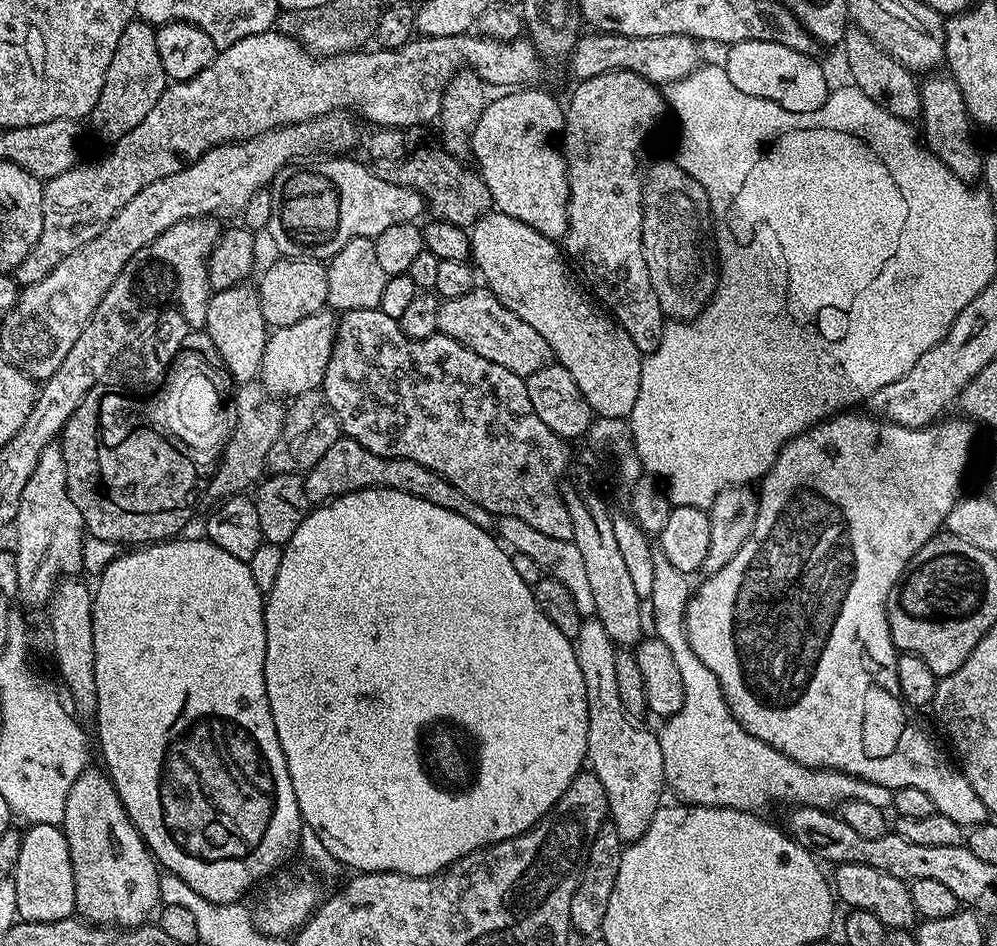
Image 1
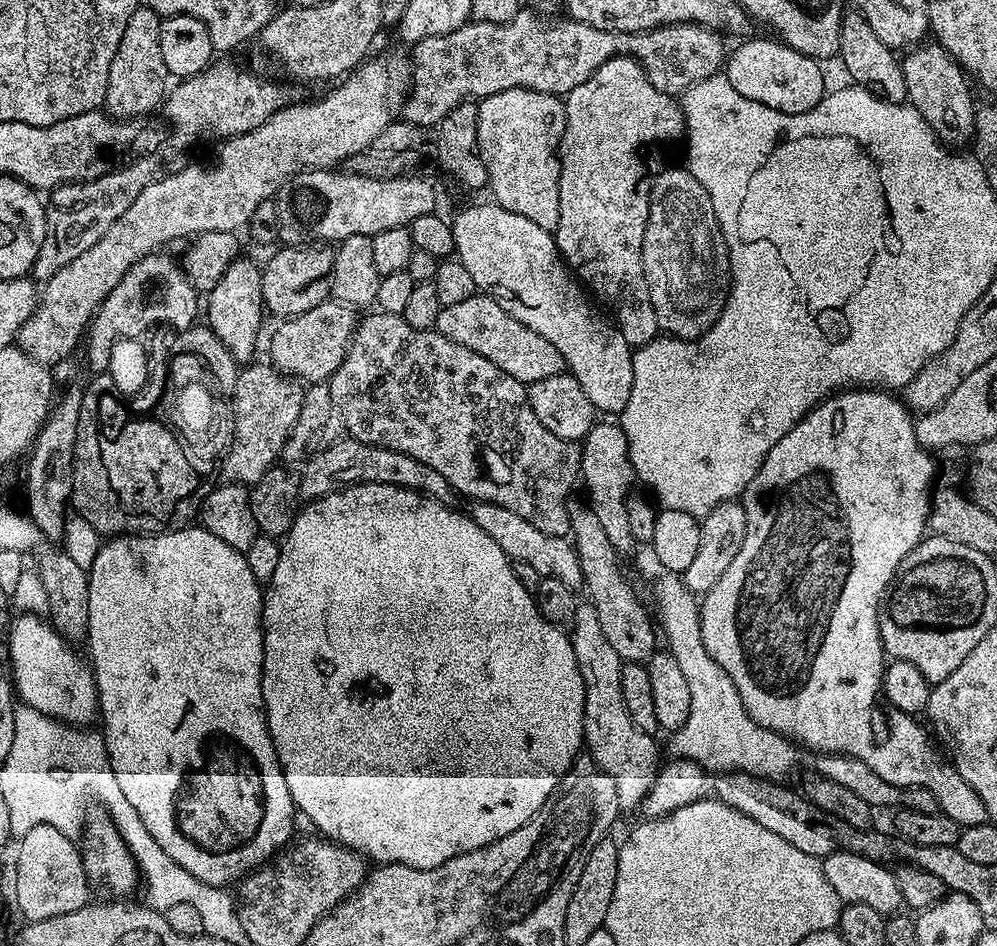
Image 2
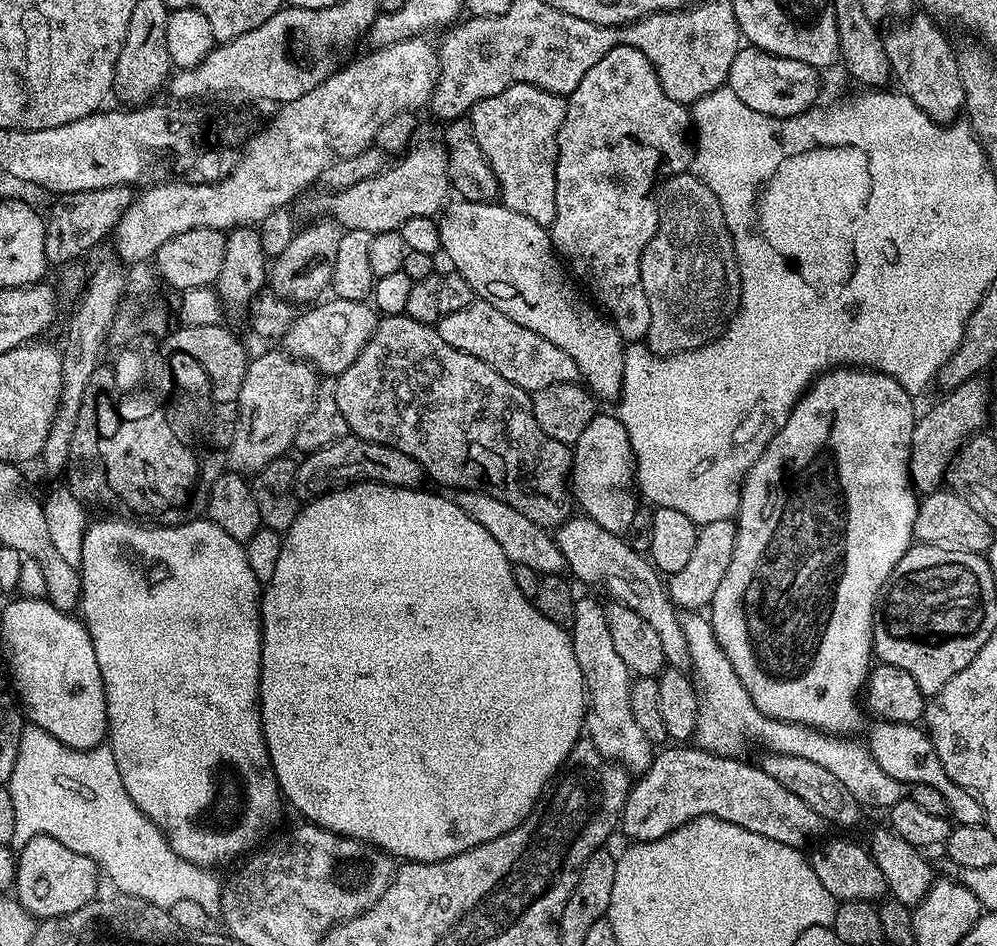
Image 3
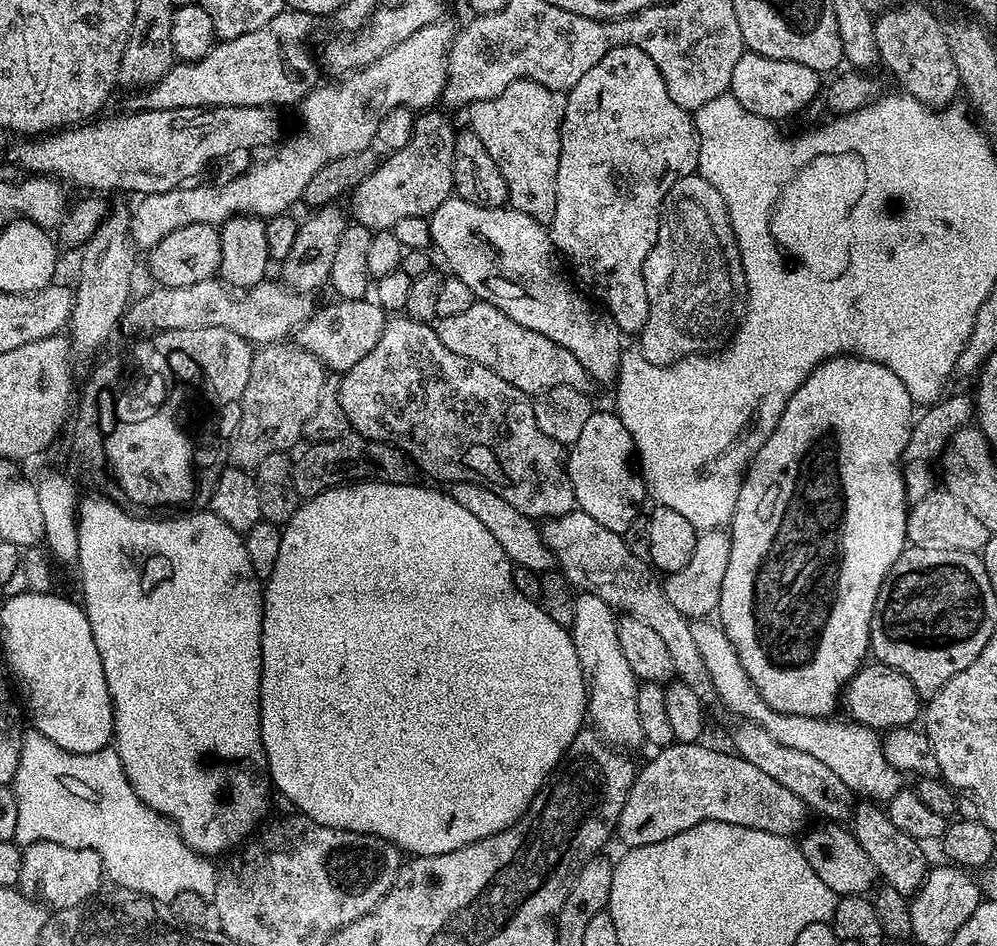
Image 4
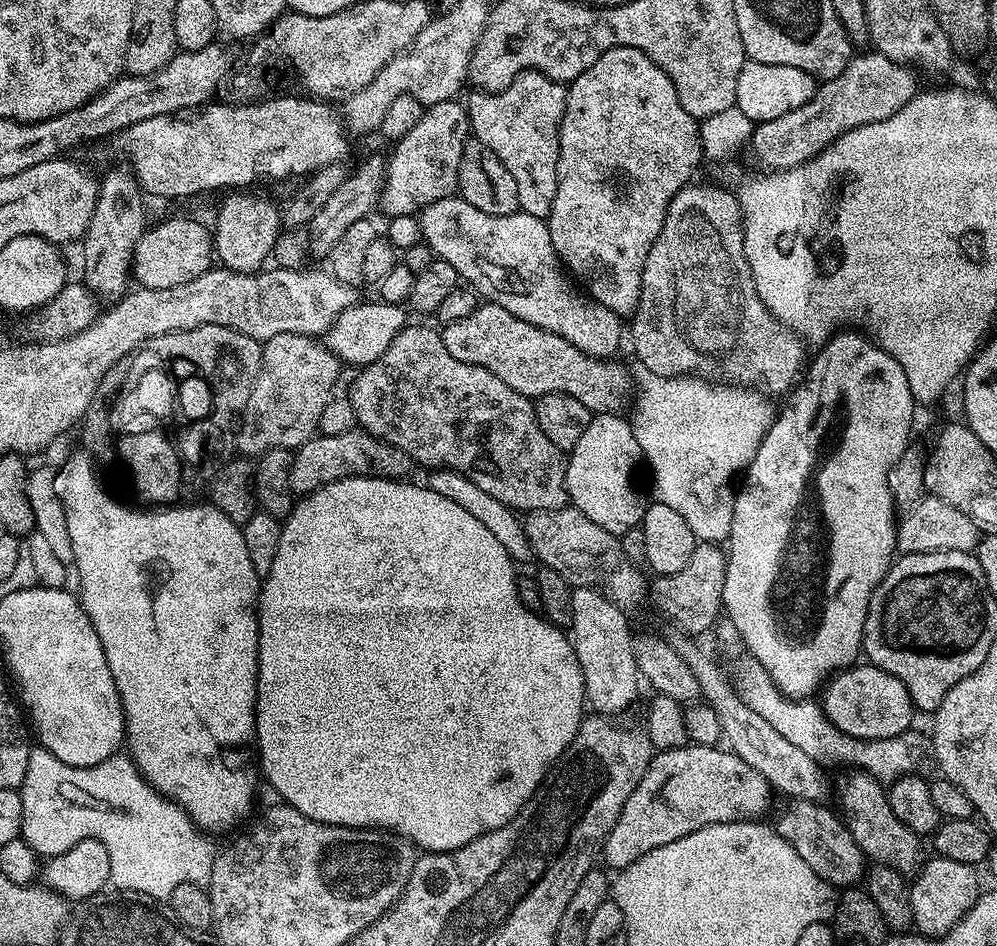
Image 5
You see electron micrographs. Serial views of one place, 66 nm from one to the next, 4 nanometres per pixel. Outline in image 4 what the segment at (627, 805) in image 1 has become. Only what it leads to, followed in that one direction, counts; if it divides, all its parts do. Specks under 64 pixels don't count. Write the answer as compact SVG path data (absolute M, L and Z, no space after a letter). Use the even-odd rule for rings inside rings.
M584 590L576 597L574 622L570 629L574 650L578 650L578 662L582 666L584 682L588 686L588 710L590 724L605 744L617 750L632 750L645 743L642 726L638 722L638 704L636 689L638 681L630 662L622 655L622 646L618 646L617 613L612 605Z

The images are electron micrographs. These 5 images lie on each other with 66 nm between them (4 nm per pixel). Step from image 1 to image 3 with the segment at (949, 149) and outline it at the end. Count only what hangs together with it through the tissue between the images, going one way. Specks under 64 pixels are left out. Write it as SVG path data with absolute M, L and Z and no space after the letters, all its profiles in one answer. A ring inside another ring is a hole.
M927 14L919 15L913 15L904 22L909 24L904 24L884 36L886 58L890 58L895 83L904 87L901 88L903 95L910 97L914 106L923 110L930 119L947 126L965 111L958 52L957 49L952 49L951 42L944 37L945 29L941 25Z

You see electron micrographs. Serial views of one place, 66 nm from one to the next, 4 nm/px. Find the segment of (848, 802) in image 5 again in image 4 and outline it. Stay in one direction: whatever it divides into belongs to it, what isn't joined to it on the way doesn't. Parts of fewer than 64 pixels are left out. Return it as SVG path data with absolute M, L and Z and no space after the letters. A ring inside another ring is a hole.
M868 806L872 808L857 807L854 819L850 824L850 831L856 837L856 841L870 854L870 862L874 862L877 877L887 887L898 890L898 894L913 897L916 891L924 885L924 879L930 871L928 856L924 853L925 845L921 841L910 838L910 834L902 834L894 822L890 822L887 811L880 806Z

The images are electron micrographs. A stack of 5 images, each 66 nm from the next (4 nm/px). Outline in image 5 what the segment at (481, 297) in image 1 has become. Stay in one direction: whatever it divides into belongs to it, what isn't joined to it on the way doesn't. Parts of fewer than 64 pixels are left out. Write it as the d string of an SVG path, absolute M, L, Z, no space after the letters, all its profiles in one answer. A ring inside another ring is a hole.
M491 302L481 303L474 314L459 322L443 325L442 335L446 350L450 350L458 362L470 362L490 370L490 374L502 378L510 390L518 390L518 394L529 398L561 392L578 398L578 402L594 414L620 414L634 392L632 373L619 364L619 359L587 356L578 346L566 342L566 338L530 326L530 322L514 318L510 310L502 310L502 306Z

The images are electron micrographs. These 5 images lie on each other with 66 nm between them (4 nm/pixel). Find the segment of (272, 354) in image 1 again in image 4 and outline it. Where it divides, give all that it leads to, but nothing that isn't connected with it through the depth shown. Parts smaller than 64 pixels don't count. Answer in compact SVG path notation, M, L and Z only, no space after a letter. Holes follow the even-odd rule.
M337 299L336 304L328 304L325 308L317 307L309 320L297 328L294 333L295 343L314 354L324 363L325 369L336 371L336 374L349 372L374 346L378 338L382 338L382 330L386 323L386 313L375 299L363 300Z

